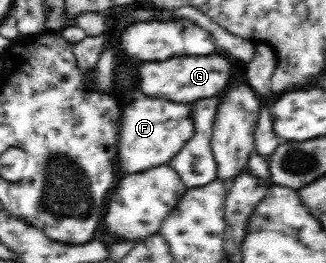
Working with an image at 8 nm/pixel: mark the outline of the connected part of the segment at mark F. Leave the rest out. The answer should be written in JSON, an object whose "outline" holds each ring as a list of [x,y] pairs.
{"outline":[[[144,97],[123,105],[120,121],[116,169],[120,175],[143,173],[165,165],[179,153],[194,132],[190,104],[175,103],[164,98]]]}

